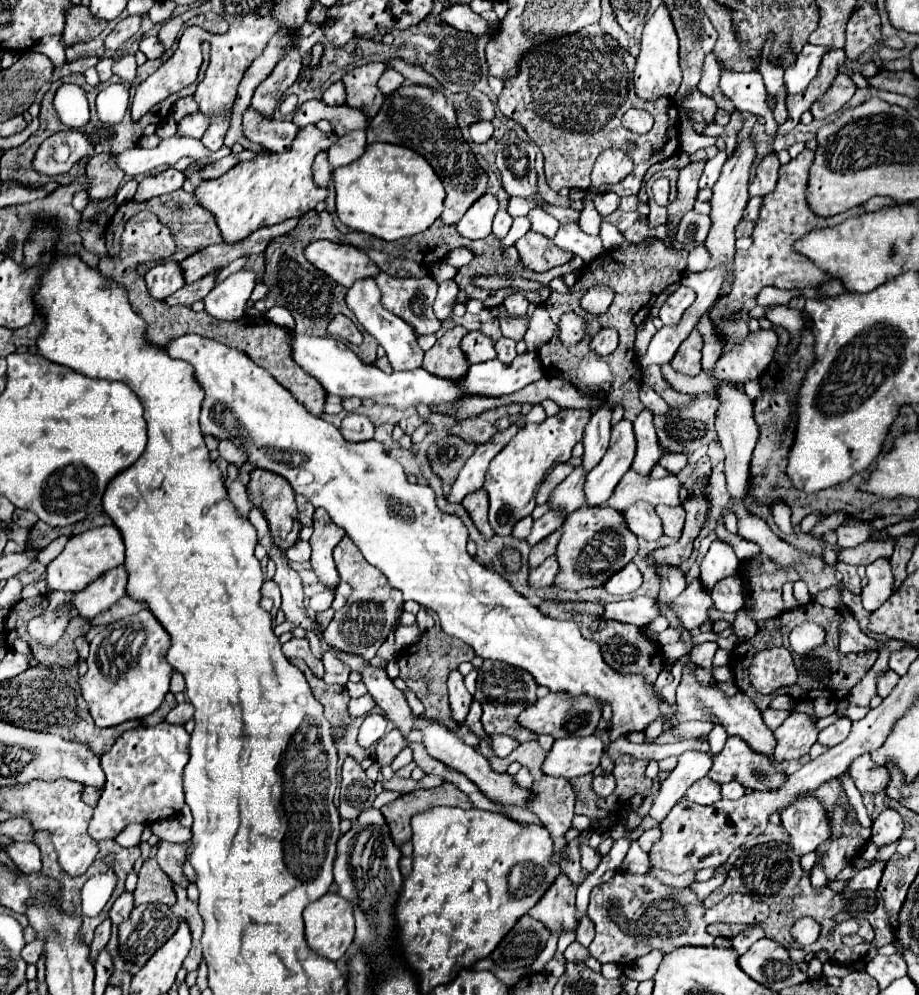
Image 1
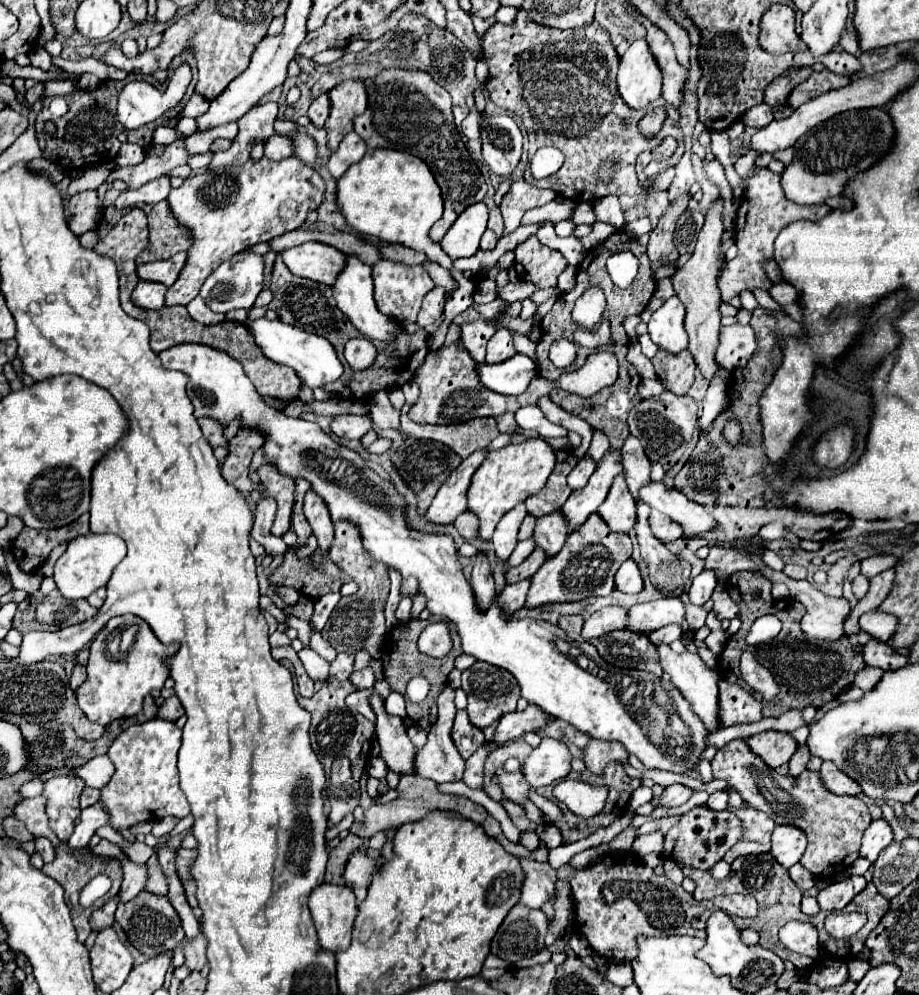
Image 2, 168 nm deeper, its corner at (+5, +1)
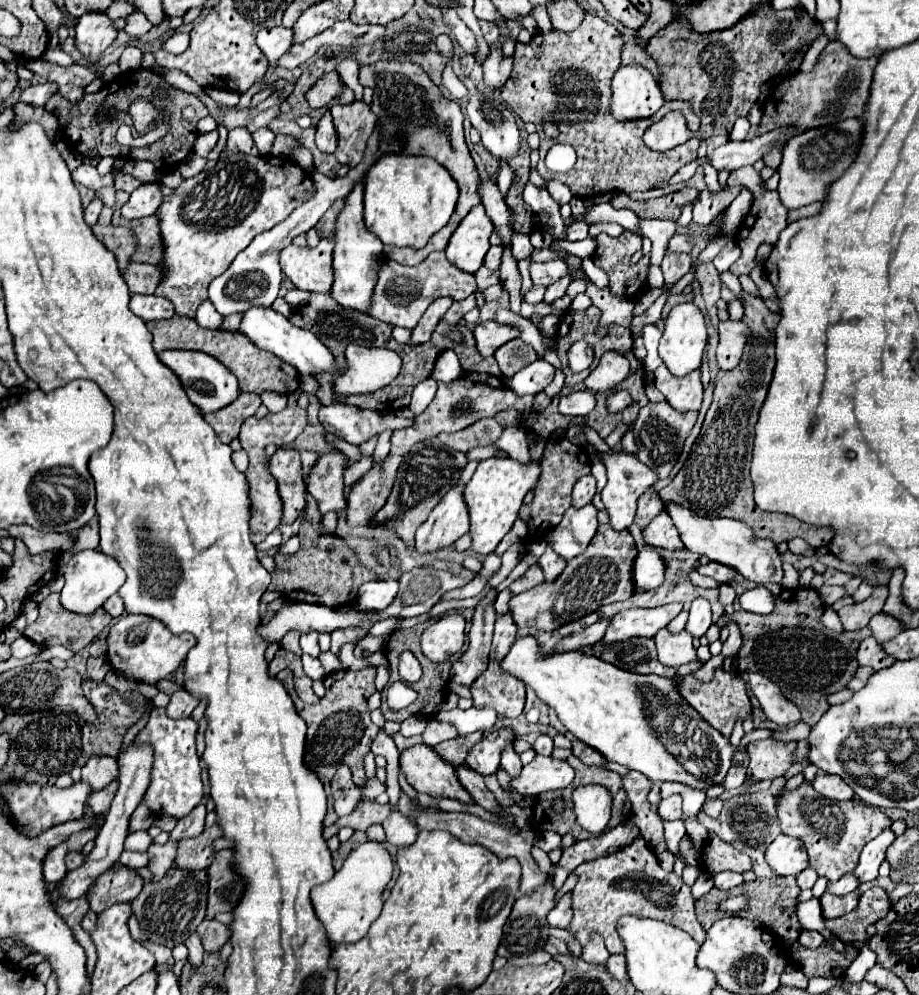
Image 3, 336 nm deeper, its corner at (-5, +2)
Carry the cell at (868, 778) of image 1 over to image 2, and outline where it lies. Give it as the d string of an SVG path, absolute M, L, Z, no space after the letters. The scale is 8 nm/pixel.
M824 761L820 769L820 777L826 785L826 789L838 793L838 795L860 795L862 787L850 779L842 769L838 769L832 761Z

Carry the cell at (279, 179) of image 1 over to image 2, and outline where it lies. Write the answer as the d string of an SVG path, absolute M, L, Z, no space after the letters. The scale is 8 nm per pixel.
M288 157L282 161L260 159L252 165L252 169L248 161L242 167L226 167L226 169L214 169L214 173L206 171L190 175L182 187L172 189L168 195L172 213L178 217L182 225L186 225L192 231L194 245L188 249L188 261L178 281L172 287L168 287L166 305L188 305L200 293L200 287L210 277L210 273L218 269L218 265L230 259L234 253L240 253L248 245L270 241L270 237L298 229L298 225L306 221L308 213L314 211L324 201L324 191L326 183L322 181L322 177L316 171L306 169L306 165L302 165L296 157Z

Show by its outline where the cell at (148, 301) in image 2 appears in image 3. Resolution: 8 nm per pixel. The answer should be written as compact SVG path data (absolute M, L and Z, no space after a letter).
M136 294L130 298L130 310L150 322L150 320L168 320L174 316L174 308L172 308L172 302L168 298L162 298L162 296L144 296L144 294Z

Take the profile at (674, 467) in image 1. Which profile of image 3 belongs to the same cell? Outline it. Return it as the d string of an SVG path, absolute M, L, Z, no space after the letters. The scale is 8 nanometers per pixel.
M586 444L588 452L598 454L598 458L602 460L602 464L606 466L608 472L608 484L602 490L602 502L606 506L606 512L610 516L610 522L614 524L616 530L626 530L632 522L634 522L634 512L636 512L636 502L638 498L658 480L656 472L652 472L652 468L644 466L636 454L624 452L624 450L610 450L610 452L598 452L592 444Z

